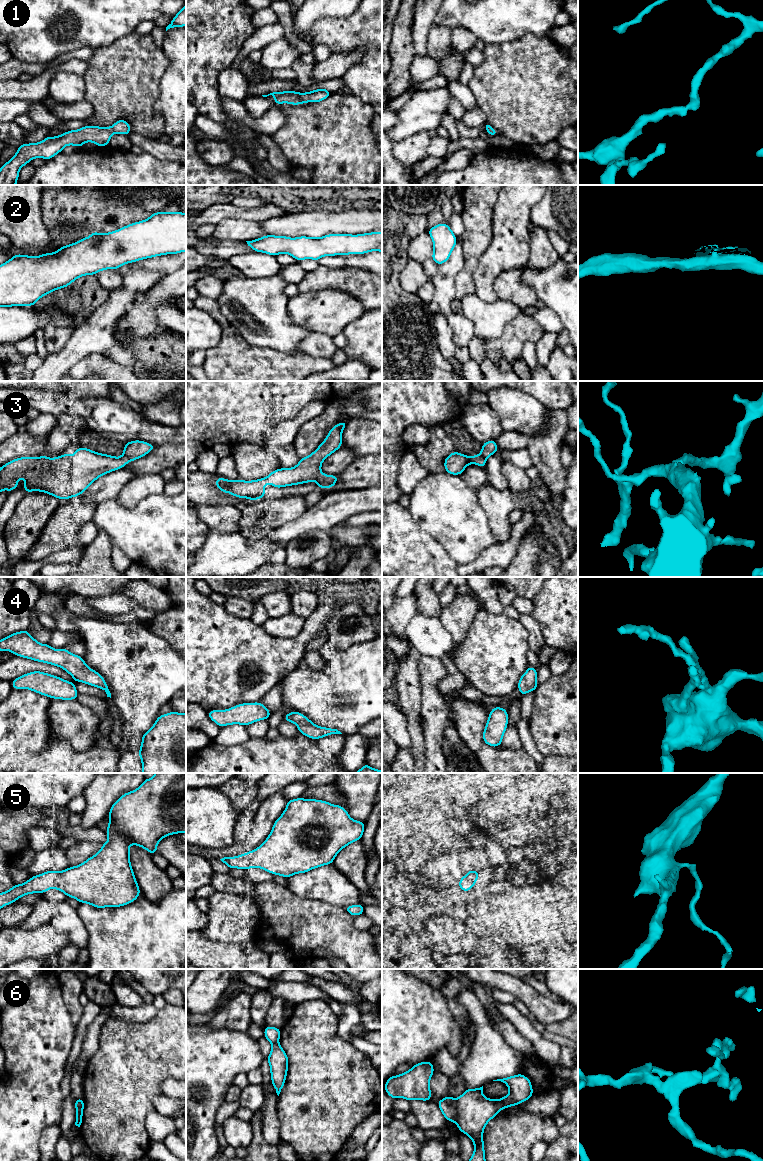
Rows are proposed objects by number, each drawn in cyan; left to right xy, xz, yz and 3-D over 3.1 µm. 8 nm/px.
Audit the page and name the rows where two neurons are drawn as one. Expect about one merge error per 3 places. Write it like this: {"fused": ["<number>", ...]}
{"fused": ["6"]}

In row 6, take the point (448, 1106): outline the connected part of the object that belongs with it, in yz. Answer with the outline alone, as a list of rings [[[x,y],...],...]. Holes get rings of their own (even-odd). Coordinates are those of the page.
[[[447,1096],[442,1098],[437,1103],[440,1111],[443,1113],[444,1118],[446,1121],[455,1122],[457,1116],[457,1101],[455,1098],[451,1096]]]

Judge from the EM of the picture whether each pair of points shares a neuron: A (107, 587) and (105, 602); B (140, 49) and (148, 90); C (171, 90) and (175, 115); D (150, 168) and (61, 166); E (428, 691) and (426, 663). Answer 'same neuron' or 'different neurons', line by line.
A: different neurons
B: same neuron
C: same neuron
D: same neuron
E: same neuron

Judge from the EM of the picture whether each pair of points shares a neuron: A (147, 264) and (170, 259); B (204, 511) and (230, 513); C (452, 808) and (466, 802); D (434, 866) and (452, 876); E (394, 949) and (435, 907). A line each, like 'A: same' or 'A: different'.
A: same
B: same
C: different
D: same
E: same

